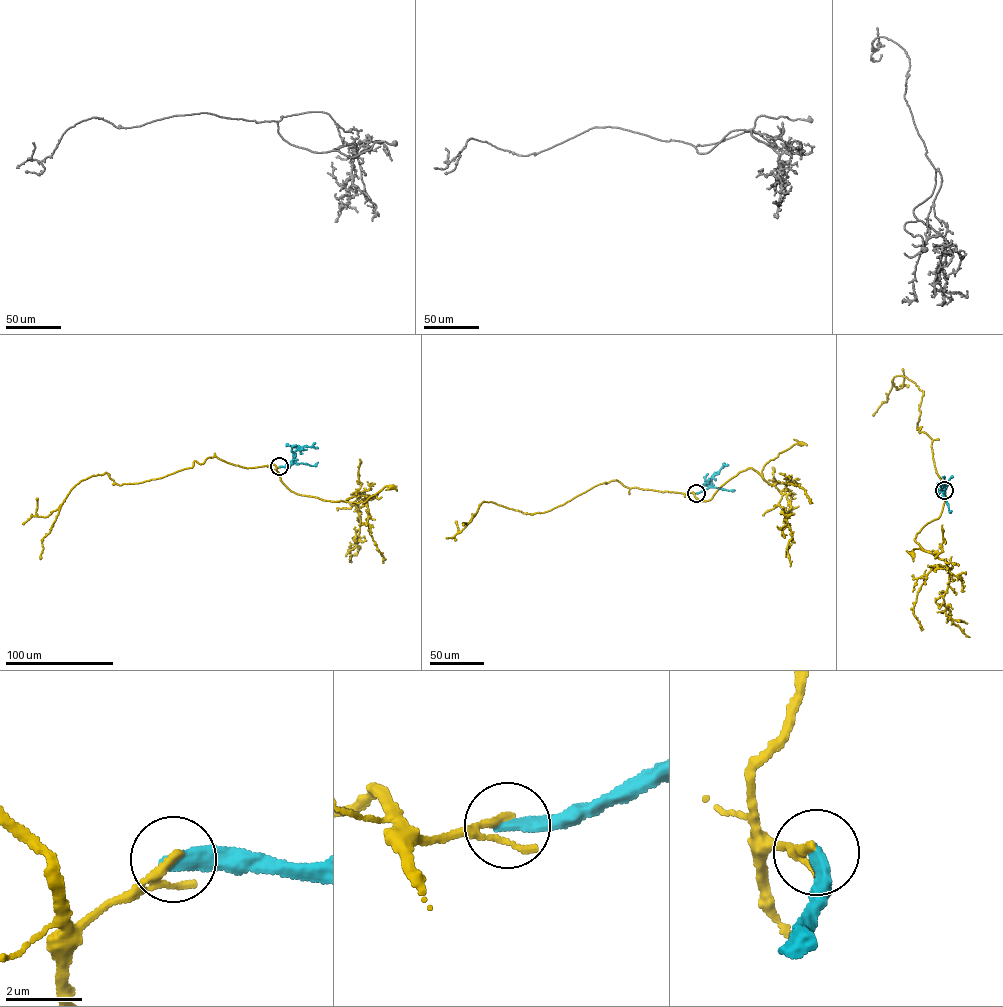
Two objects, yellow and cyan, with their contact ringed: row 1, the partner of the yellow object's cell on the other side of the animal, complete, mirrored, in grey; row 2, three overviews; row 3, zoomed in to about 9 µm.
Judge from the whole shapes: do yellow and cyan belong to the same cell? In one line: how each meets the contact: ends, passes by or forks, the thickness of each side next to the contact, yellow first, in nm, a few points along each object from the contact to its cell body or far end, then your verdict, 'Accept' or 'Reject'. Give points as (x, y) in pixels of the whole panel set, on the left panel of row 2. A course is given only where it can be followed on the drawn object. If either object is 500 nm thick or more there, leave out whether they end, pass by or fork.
At the ring yellow ends. At the ring cyan ends. Thickness 220 nm (yellow) against 400 nm. Course of yellow: (280, 466), (277, 473), (290, 490), (325, 500), (359, 503), (385, 486), (391, 487). Course of cyan: (280, 466), (292, 463), (296, 449), (318, 448). Reject

